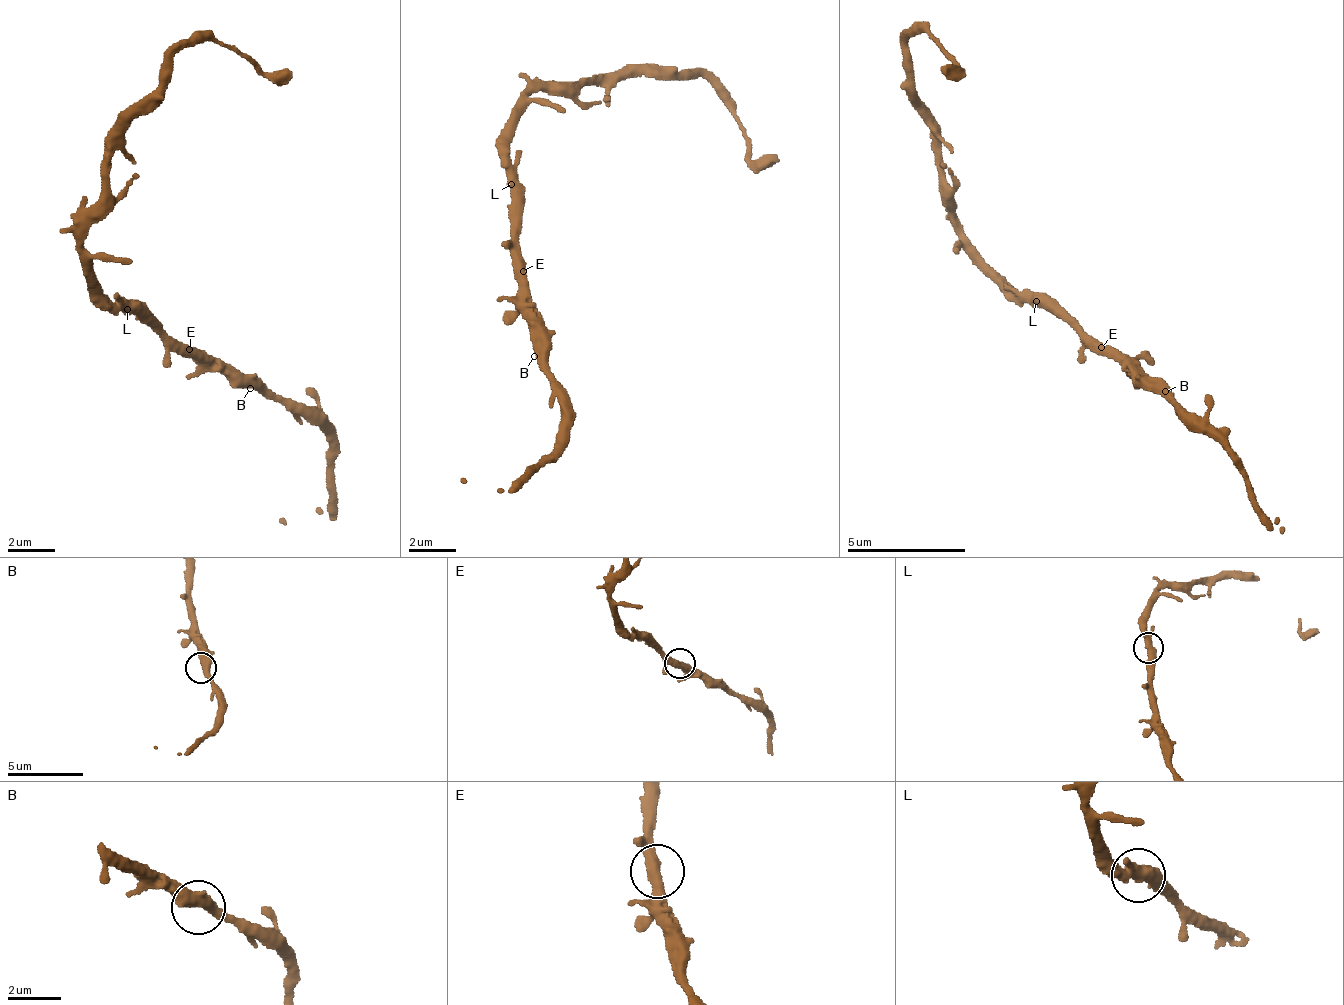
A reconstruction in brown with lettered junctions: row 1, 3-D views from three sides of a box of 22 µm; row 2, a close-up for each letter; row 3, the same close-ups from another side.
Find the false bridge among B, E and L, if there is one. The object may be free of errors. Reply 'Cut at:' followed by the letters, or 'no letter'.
Cut at: no letter

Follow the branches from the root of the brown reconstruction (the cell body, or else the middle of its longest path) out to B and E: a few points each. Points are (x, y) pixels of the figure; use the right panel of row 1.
B: (1028, 302), (1064, 309), (1092, 340), (1140, 360), (1149, 379), (1165, 391)
E: (1028, 302), (1039, 303), (1042, 309), (1064, 309), (1101, 347)

